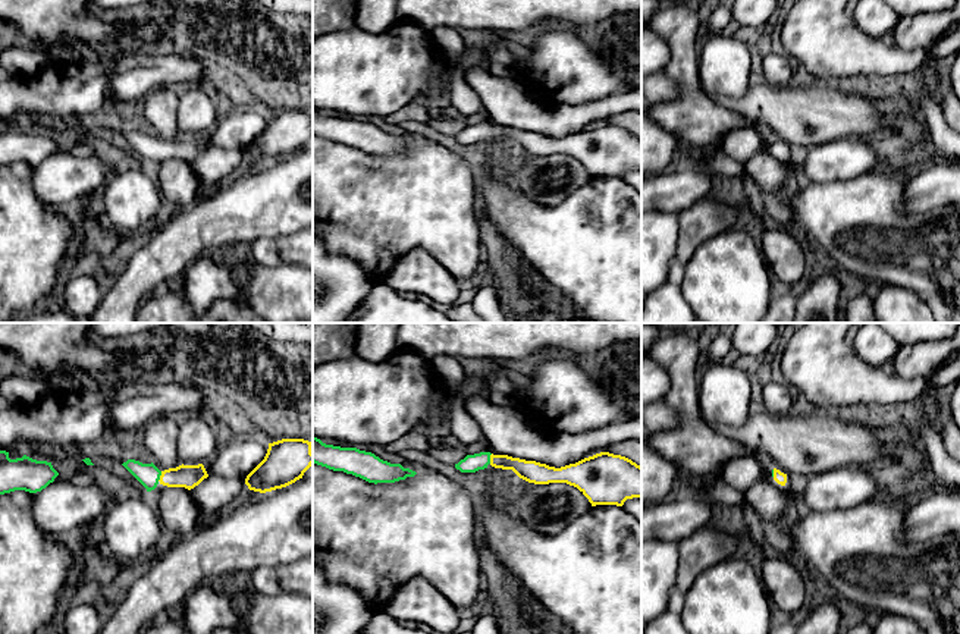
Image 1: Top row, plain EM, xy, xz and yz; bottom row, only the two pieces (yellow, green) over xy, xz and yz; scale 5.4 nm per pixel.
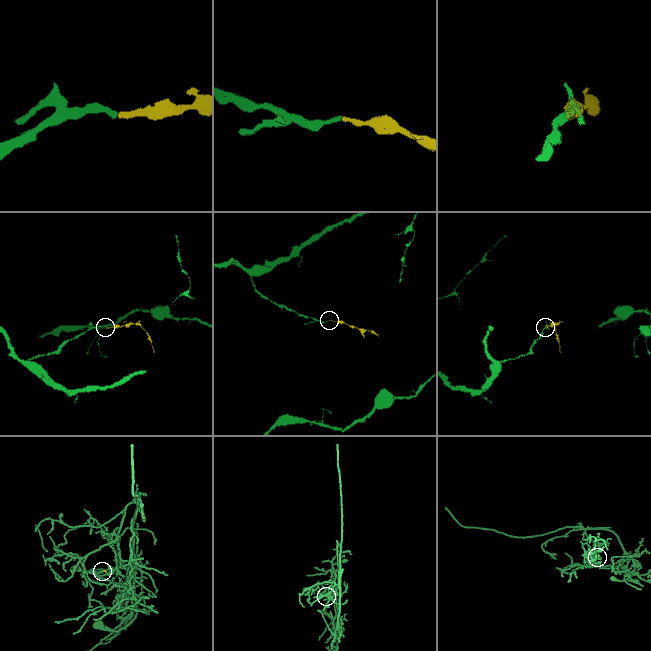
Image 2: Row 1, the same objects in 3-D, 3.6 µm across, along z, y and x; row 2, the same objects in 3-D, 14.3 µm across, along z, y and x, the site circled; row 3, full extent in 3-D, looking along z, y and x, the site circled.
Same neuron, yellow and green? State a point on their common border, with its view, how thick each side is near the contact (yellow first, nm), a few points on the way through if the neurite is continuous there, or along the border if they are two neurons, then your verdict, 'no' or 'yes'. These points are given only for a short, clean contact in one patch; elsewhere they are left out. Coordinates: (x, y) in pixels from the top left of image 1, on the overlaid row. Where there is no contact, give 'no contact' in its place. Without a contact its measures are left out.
xy (160, 476) | 130/120 nm | across xy (184, 476), (160, 476), (147, 474) | yes

